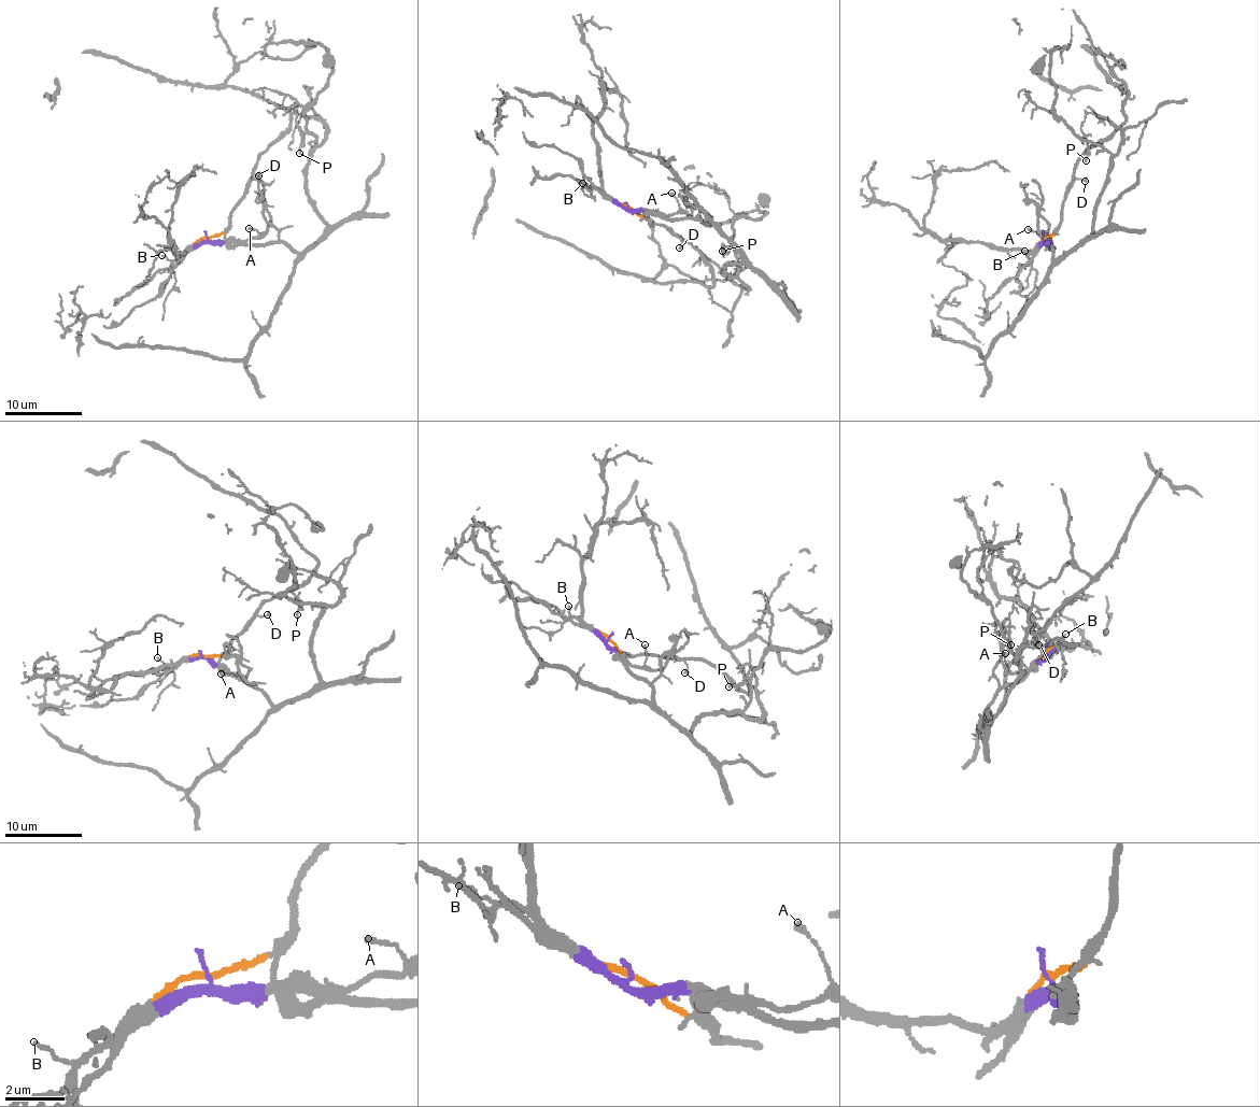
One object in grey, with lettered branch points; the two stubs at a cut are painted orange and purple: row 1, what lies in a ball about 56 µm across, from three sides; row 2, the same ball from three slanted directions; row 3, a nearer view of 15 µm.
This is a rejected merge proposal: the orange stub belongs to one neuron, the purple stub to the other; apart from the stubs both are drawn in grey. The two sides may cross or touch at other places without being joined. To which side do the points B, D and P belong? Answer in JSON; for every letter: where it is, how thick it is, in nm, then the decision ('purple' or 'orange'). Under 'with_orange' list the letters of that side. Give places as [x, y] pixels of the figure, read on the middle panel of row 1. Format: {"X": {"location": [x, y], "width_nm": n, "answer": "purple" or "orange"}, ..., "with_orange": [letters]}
{"B": {"location": [582, 183], "width_nm": 110, "answer": "purple"}, "D": {"location": [679, 247], "width_nm": 130, "answer": "orange"}, "P": {"location": [722, 251], "width_nm": 120, "answer": "purple"}, "with_orange": ["D"]}

